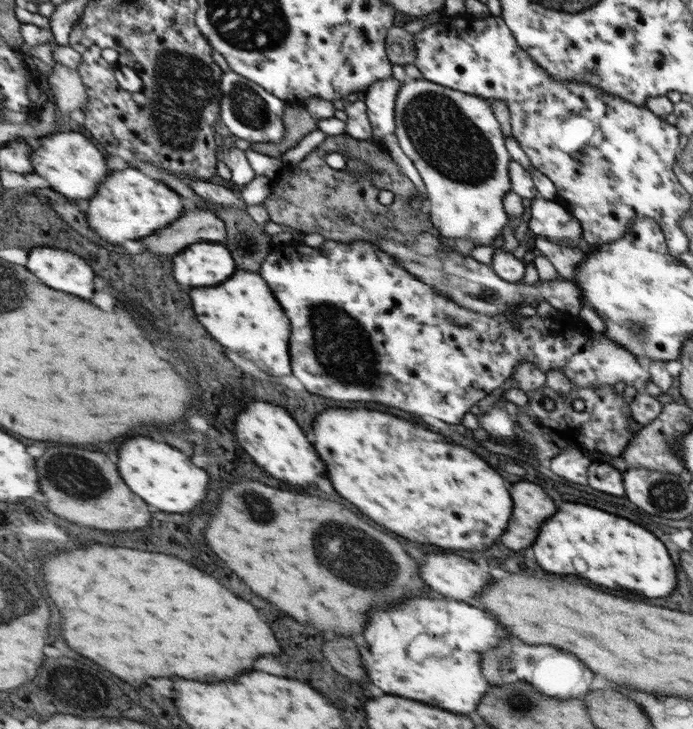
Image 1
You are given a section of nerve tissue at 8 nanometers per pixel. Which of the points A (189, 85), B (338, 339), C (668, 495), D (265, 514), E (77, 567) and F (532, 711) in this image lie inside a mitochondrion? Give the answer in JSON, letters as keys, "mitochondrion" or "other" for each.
{"A":"mitochondrion","B":"mitochondrion","C":"mitochondrion","D":"mitochondrion","E":"other","F":"mitochondrion"}

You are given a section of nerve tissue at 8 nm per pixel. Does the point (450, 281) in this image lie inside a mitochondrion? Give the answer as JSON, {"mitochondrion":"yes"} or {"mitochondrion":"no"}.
{"mitochondrion":"yes"}

